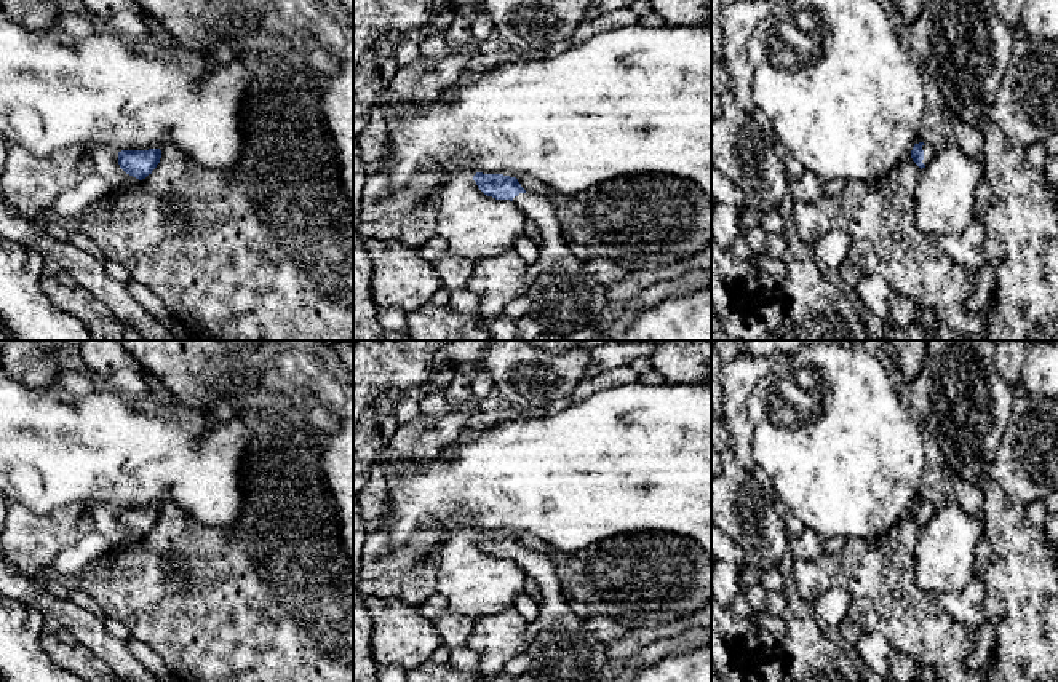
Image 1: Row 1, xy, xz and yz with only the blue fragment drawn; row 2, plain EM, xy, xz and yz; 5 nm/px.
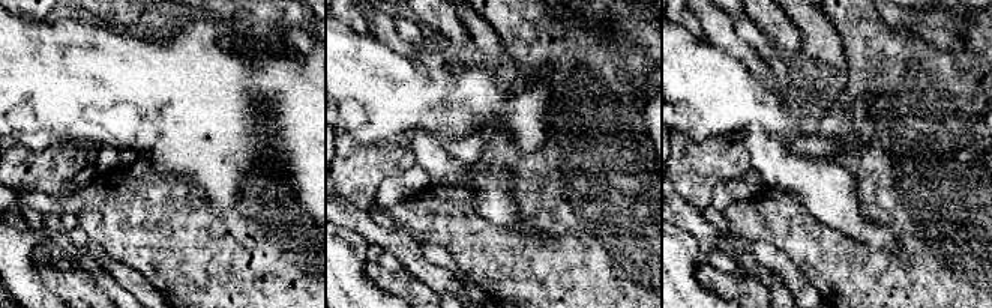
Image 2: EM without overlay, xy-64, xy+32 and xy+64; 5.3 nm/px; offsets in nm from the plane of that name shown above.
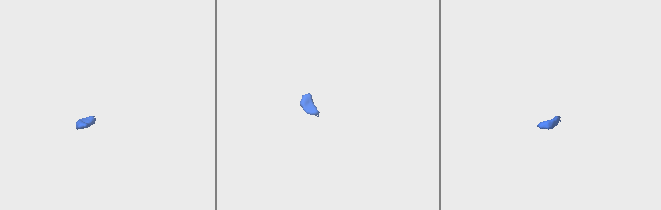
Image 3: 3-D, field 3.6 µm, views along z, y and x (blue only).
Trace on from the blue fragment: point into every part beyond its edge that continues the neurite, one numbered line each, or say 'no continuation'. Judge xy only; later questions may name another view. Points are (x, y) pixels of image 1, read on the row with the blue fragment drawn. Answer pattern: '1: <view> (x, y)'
no continuation

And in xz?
1: xz (566, 297)

